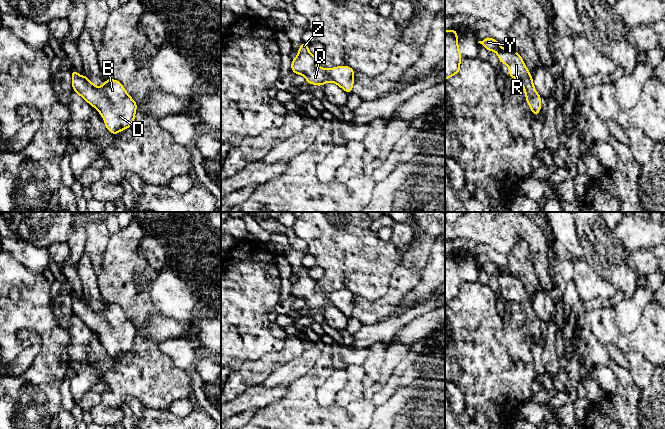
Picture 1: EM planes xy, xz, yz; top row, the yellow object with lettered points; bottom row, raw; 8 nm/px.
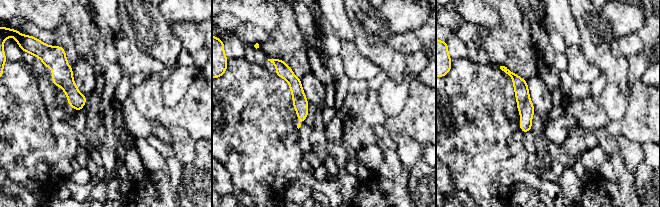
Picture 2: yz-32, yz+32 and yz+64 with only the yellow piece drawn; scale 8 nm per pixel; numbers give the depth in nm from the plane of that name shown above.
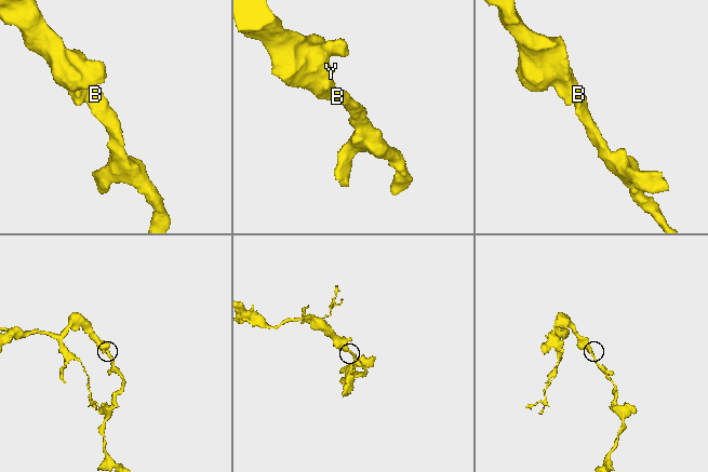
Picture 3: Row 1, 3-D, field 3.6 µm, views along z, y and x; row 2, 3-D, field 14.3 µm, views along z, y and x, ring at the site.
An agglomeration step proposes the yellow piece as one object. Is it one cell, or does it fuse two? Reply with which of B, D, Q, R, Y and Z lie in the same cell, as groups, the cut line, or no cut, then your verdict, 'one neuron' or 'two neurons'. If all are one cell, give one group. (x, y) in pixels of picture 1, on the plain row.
B D Q R Y Z | no cut | one neuron

